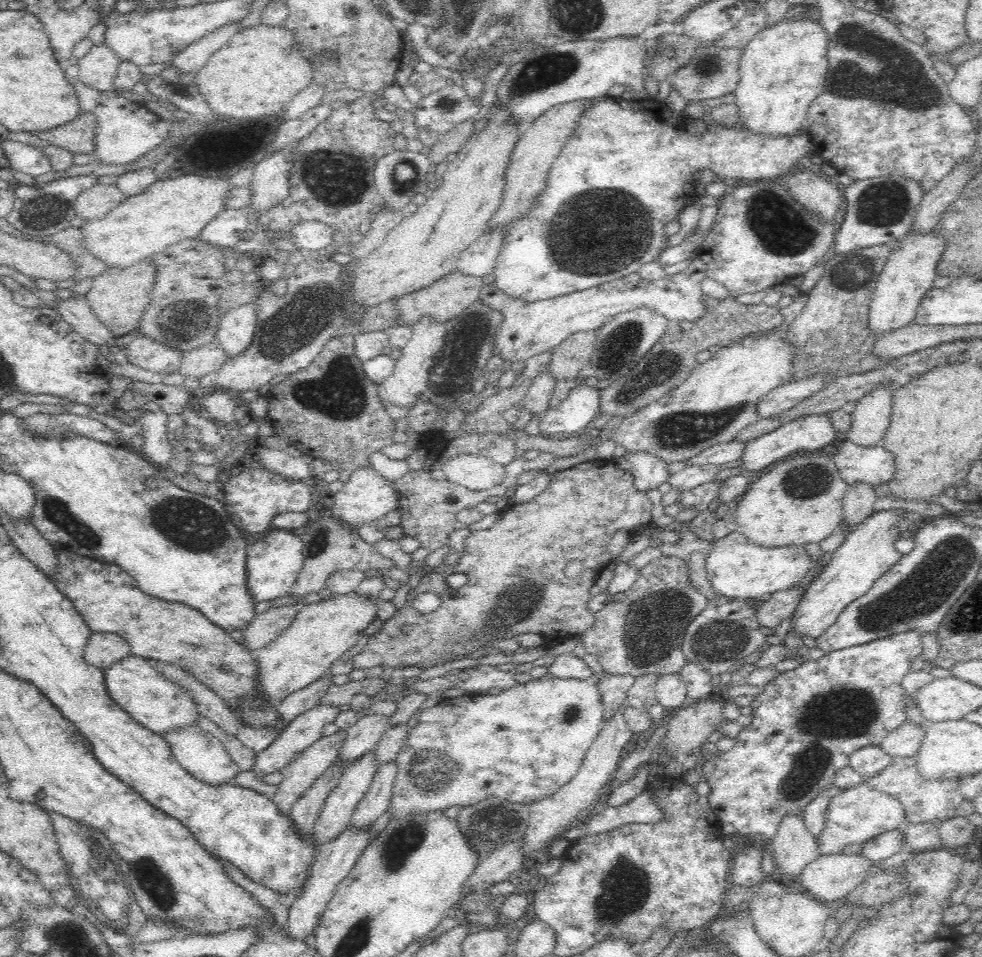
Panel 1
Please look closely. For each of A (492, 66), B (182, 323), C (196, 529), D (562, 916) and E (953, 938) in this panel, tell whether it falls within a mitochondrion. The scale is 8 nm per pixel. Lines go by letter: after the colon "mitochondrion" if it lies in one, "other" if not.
A: other
B: mitochondrion
C: mitochondrion
D: other
E: other

